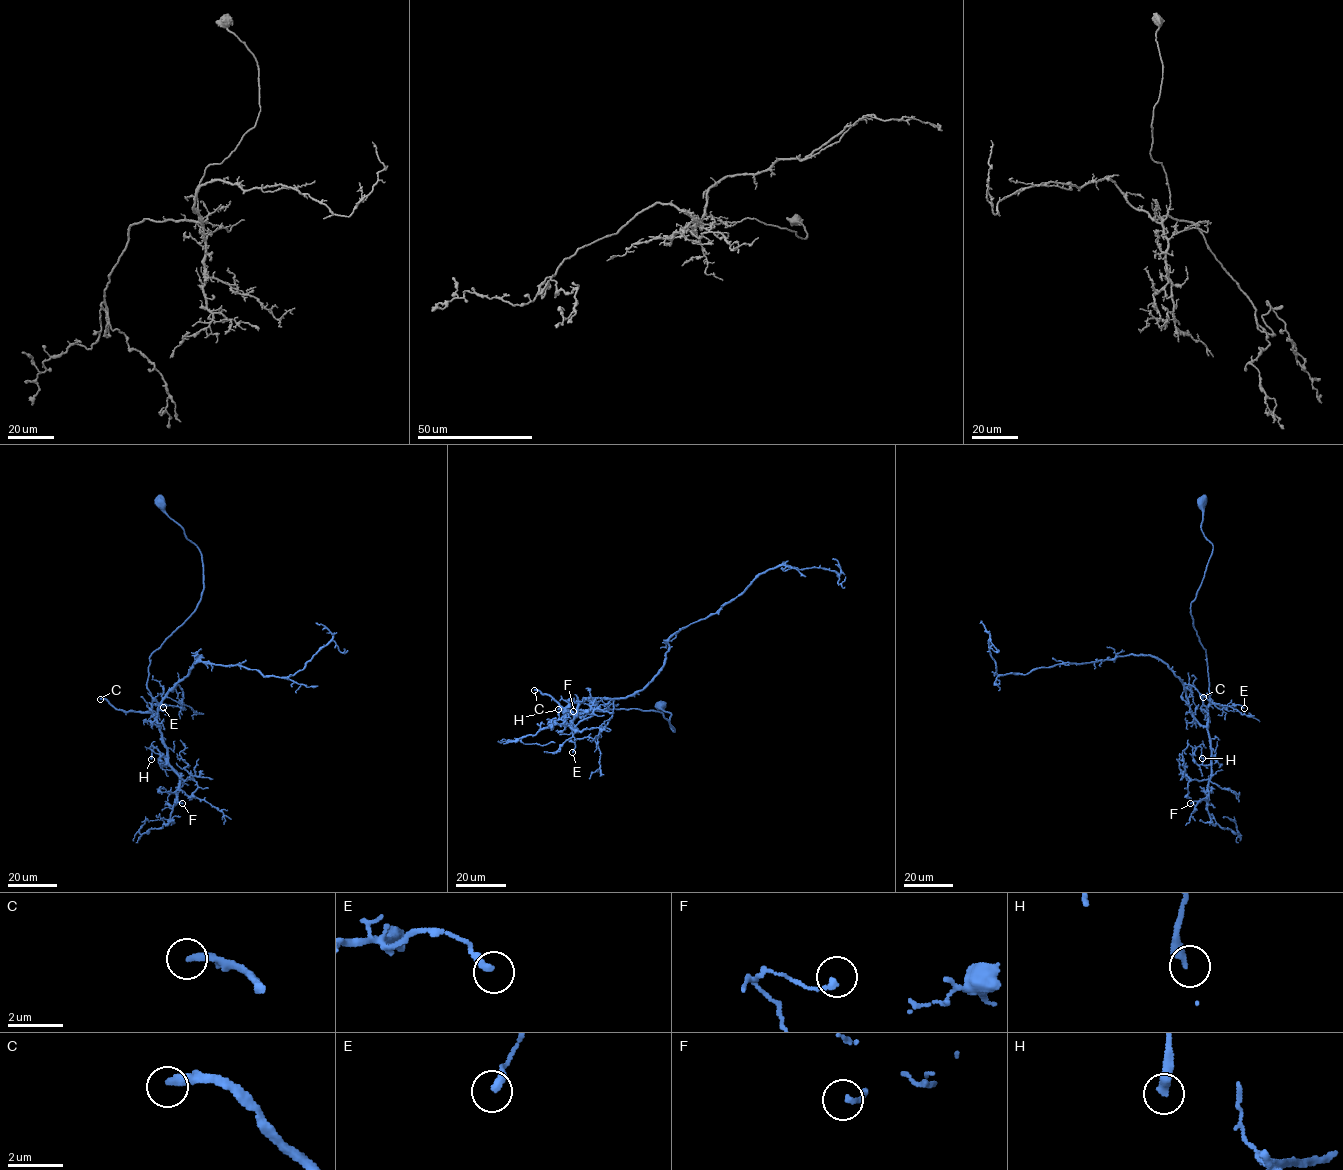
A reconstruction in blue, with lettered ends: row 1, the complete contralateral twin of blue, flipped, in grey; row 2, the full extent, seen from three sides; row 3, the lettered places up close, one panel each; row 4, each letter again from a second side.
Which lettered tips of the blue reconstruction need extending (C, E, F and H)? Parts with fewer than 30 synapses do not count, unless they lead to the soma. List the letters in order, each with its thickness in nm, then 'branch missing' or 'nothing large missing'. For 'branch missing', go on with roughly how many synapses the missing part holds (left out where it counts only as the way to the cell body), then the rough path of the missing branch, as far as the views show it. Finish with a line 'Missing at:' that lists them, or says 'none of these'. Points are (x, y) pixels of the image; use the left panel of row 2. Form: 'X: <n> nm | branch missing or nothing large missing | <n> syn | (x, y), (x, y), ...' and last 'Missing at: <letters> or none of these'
C: 280 nm | branch missing | 250 syn
E: 280 nm | nothing large missing
F: 170 nm | nothing large missing
H: 320 nm | nothing large missing
Missing at: C

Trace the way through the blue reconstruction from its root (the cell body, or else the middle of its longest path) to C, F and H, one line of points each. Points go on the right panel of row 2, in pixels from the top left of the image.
C: (1202, 501), (1201, 528), (1213, 547), (1190, 609), (1206, 652), (1207, 711), (1201, 708), (1203, 697)
F: (1202, 501), (1201, 528), (1213, 547), (1190, 609), (1193, 625), (1206, 652), (1212, 773), (1206, 799), (1190, 803)
H: (1202, 501), (1213, 547), (1190, 608), (1210, 692), (1211, 761), (1192, 755), (1200, 747), (1202, 758)

